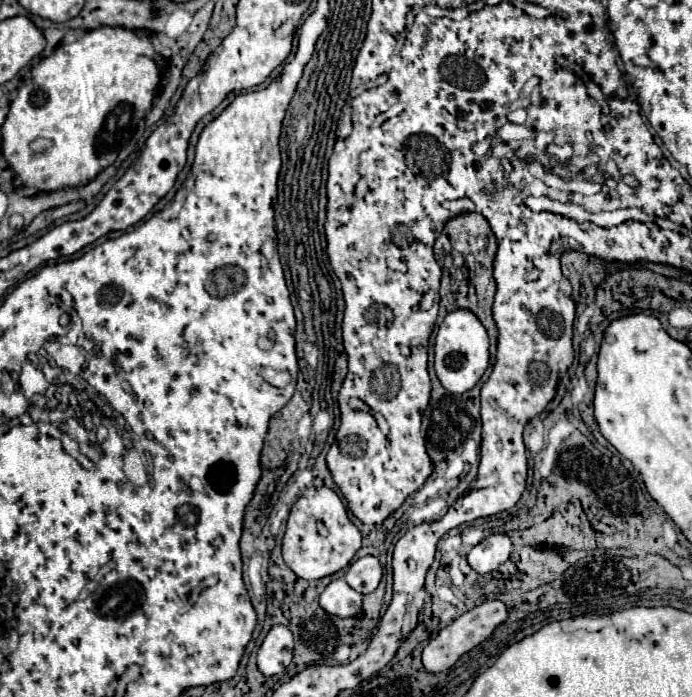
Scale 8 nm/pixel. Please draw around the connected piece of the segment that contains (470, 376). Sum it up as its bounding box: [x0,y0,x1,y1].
[434,309,490,393]

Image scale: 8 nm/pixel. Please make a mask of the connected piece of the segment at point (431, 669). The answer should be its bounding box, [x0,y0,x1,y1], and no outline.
[422,601,508,673]

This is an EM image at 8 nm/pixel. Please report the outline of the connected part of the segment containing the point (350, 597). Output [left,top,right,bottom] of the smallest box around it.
[320,579,362,617]

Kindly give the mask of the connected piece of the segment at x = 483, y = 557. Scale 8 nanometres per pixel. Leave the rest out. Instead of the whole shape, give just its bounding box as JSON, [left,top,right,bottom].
[468,533,512,573]

